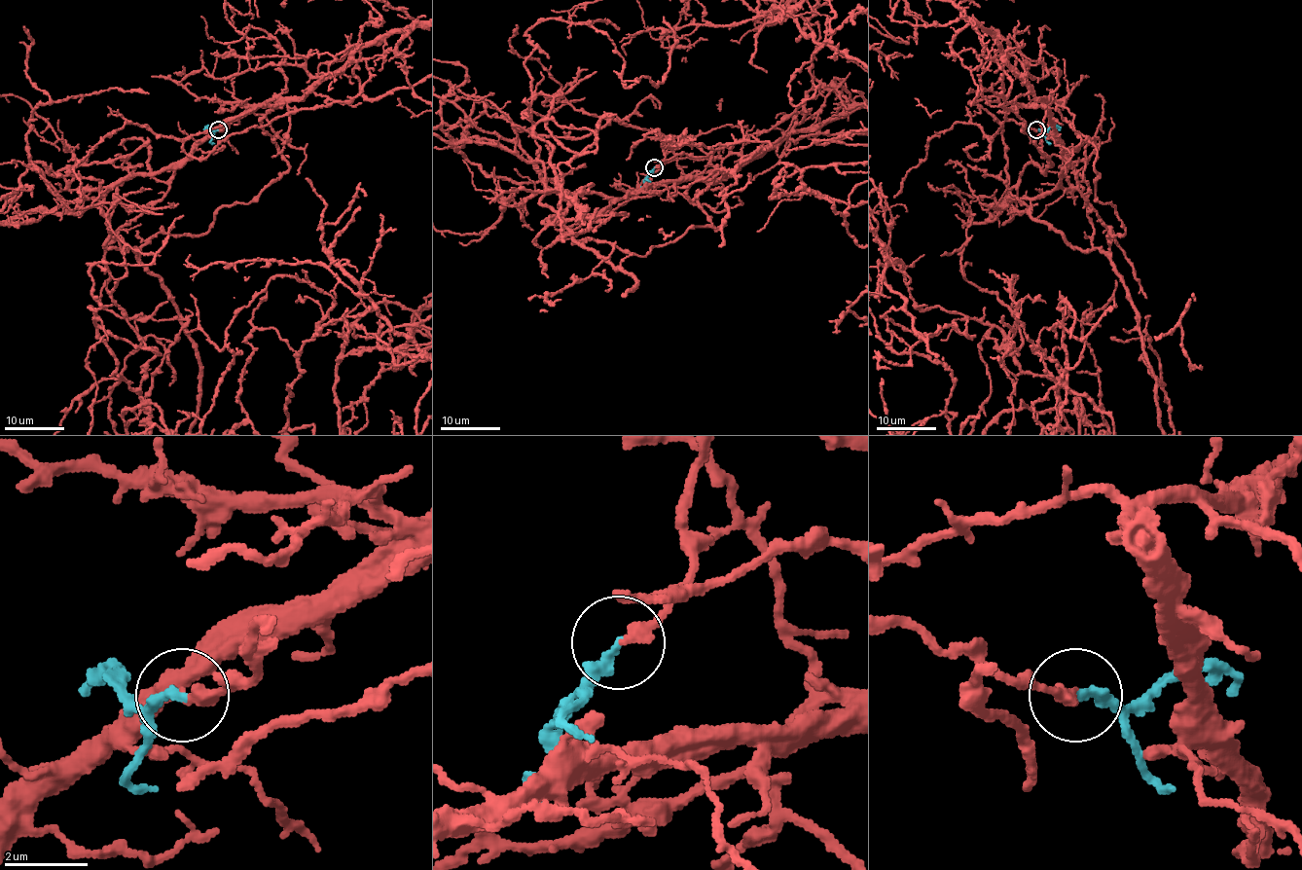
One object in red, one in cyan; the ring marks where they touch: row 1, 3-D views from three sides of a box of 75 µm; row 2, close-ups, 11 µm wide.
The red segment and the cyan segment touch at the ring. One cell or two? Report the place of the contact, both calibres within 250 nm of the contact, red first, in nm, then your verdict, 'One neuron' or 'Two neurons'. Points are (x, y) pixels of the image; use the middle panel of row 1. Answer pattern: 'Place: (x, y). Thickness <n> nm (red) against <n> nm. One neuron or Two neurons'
Place: (654, 167). Thickness 280 nm (red) against 260 nm. One neuron

